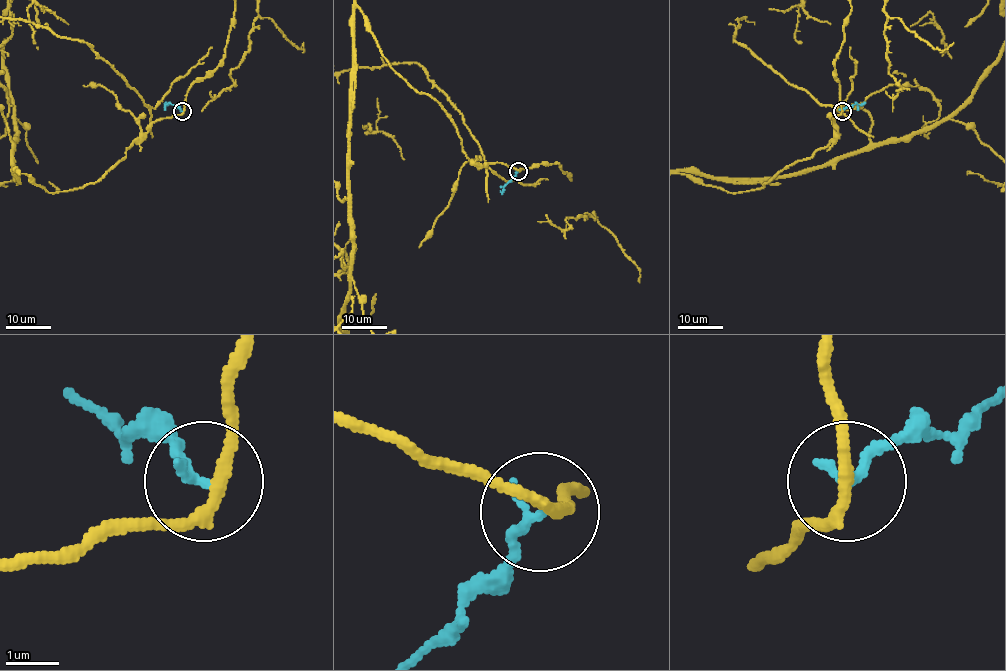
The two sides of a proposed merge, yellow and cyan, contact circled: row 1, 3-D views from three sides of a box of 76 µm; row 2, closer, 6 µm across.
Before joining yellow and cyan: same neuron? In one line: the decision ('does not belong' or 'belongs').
does not belong

